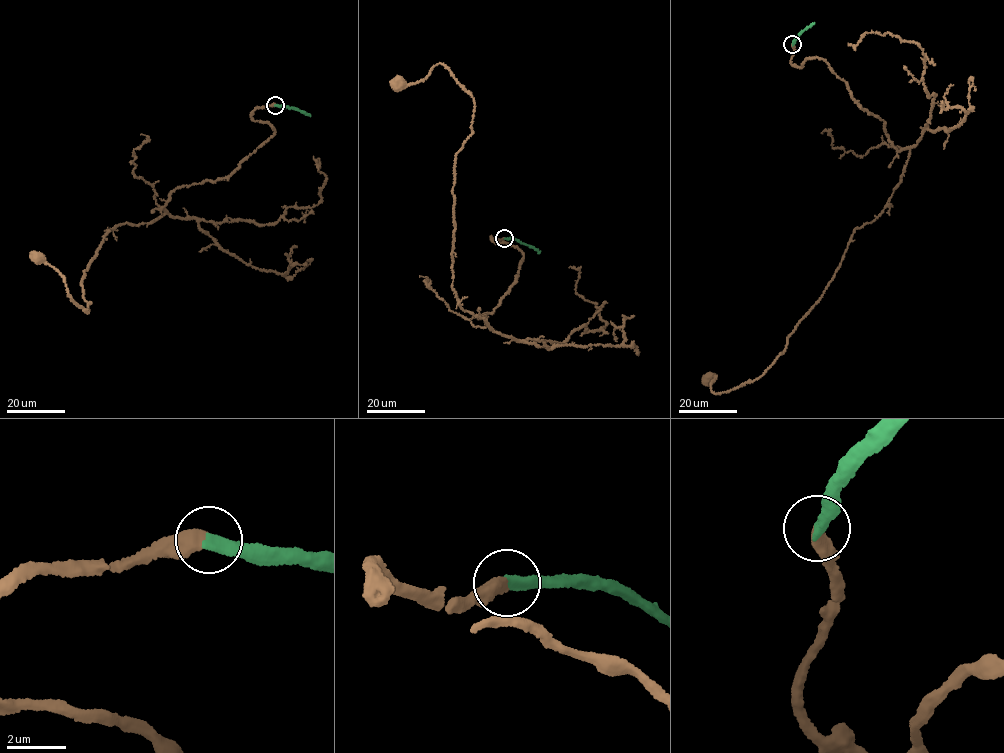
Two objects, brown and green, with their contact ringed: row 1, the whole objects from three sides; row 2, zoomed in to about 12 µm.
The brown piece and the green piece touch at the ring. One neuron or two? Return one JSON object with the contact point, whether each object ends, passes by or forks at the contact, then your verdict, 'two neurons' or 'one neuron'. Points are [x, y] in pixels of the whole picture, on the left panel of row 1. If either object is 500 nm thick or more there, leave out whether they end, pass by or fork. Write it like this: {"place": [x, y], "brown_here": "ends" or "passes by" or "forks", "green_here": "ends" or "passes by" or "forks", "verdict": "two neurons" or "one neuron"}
{"place": [275, 105], "verdict": "one neuron"}

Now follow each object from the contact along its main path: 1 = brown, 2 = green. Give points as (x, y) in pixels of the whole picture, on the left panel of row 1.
1: (275, 105), (251, 116), (274, 133), (228, 177), (105, 230), (82, 278), (88, 313), (37, 259)
2: (275, 105), (309, 114)

